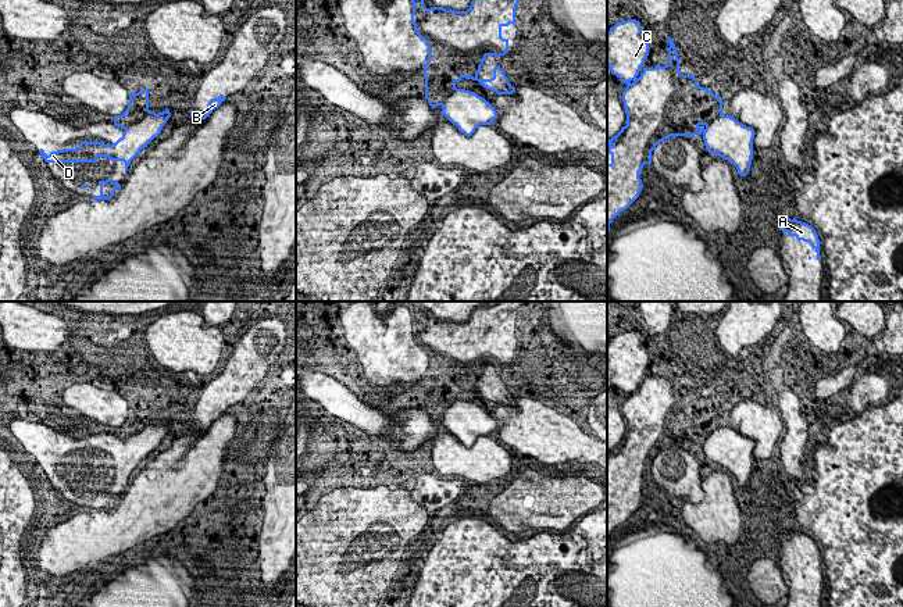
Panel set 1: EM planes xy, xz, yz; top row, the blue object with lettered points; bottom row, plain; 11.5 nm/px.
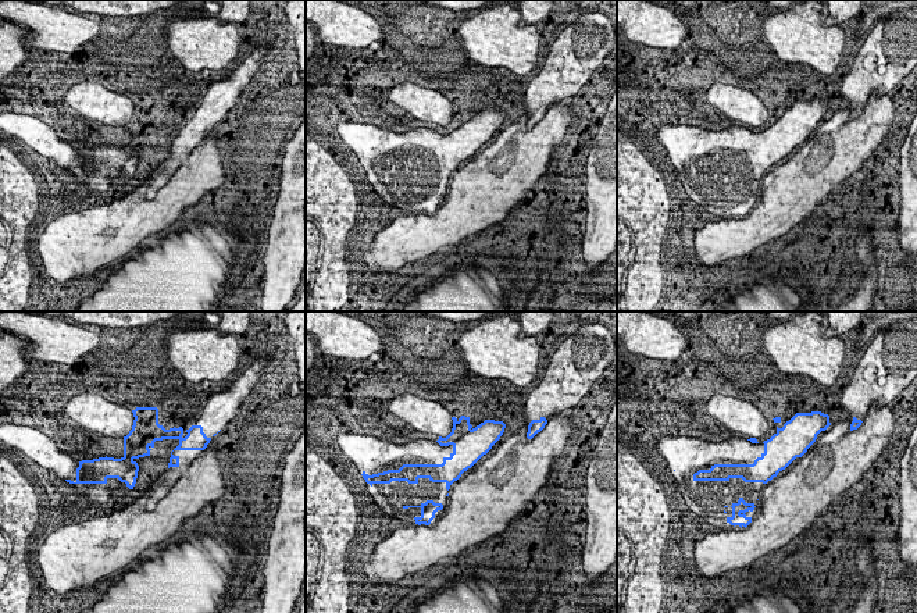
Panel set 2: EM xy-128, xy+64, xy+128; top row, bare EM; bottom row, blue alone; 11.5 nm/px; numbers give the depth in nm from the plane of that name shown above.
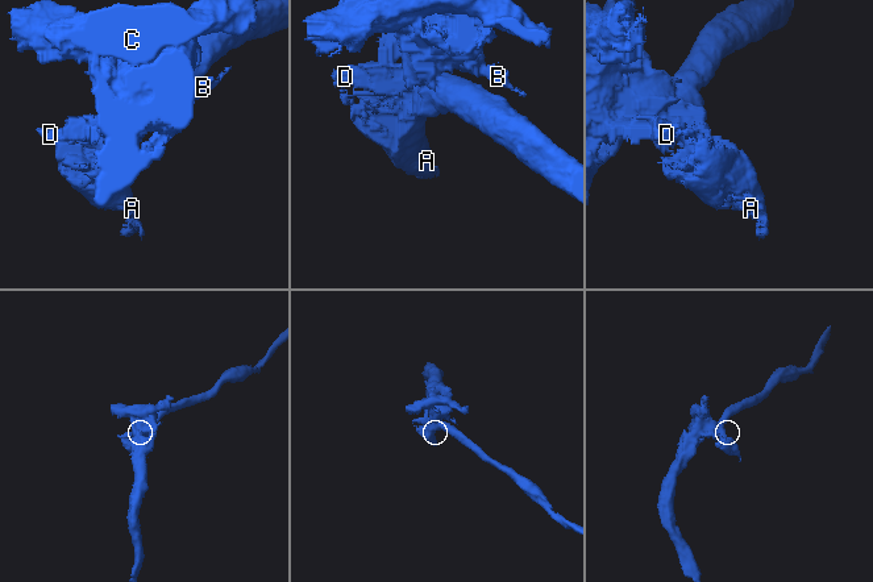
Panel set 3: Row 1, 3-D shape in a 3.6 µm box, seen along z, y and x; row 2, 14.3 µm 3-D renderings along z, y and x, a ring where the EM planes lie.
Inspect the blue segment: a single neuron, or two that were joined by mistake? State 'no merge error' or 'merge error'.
merge error

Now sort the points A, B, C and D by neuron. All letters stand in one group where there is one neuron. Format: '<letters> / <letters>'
A D / B C

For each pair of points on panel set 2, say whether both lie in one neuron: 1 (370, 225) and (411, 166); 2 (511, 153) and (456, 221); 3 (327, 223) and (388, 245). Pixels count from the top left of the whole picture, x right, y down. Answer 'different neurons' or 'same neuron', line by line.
1: different neurons
2: same neuron
3: different neurons

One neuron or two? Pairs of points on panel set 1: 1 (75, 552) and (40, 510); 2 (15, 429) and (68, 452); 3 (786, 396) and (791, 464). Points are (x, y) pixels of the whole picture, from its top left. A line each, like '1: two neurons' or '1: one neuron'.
1: two neurons
2: one neuron
3: one neuron

